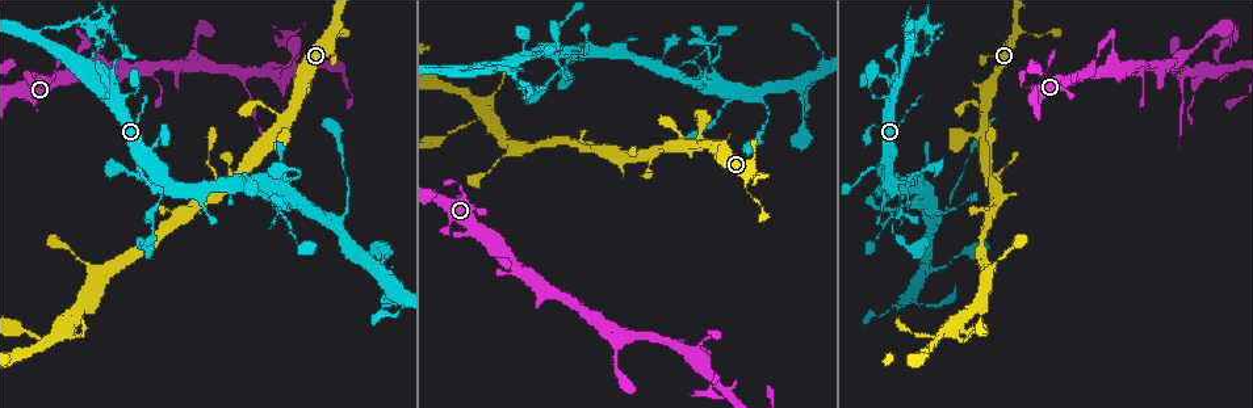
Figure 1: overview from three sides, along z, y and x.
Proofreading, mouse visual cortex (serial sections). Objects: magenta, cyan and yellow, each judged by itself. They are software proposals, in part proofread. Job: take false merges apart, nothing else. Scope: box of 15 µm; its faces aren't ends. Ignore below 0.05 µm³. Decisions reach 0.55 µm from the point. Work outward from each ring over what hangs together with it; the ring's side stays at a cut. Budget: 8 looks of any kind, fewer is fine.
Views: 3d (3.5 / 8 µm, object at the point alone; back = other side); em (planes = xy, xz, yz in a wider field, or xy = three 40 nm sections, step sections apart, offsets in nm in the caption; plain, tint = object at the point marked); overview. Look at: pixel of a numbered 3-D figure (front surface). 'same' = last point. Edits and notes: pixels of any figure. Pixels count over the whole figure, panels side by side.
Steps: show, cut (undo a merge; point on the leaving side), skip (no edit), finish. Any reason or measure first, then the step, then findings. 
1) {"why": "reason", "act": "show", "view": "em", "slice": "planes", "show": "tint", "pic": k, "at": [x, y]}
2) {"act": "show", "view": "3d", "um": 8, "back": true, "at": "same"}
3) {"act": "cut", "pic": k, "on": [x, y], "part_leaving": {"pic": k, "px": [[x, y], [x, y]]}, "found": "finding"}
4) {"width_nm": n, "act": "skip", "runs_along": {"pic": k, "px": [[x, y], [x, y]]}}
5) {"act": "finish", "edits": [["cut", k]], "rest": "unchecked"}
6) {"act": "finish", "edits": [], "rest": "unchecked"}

{"why": "calibre changes", "act": "show", "view": "3d", "um": 3.5, "back": true, "pic": 1, "at": [901, 197]}

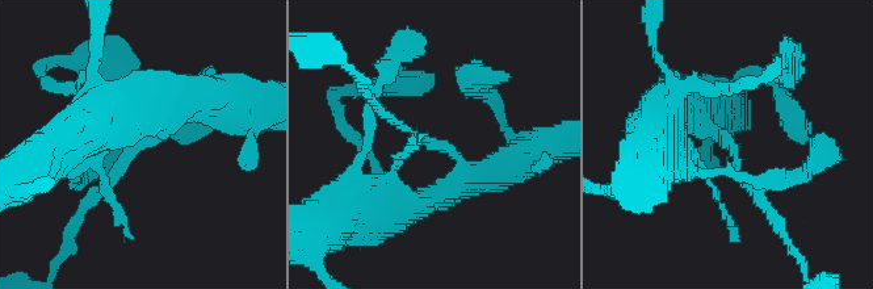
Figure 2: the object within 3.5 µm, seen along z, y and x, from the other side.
{"arm_widths_nm": [100, 300], "why": "now the EM", "act": "show", "view": "em", "slice": "planes", "show": "tint", "pic": 2, "at": [731, 144]}

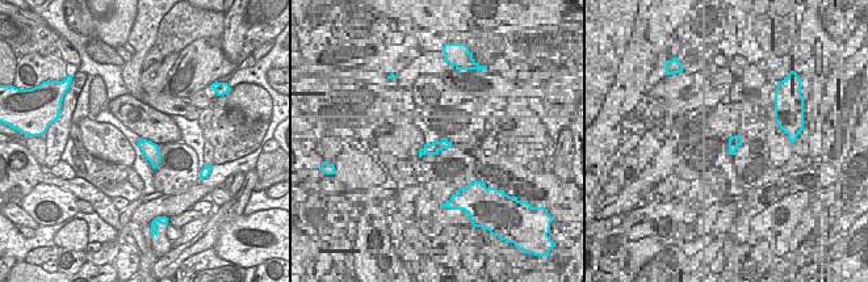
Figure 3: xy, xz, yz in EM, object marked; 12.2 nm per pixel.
{"act": "skip", "runs_along": {"pic": 2, "px": [[188, 100], [83, 209]]}, "found": "continuous, no second cell"}

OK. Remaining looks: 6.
{"why": "sudden change in width", "act": "show", "view": "3d", "um": 3.5, "back": true, "pic": 1, "at": [768, 109]}

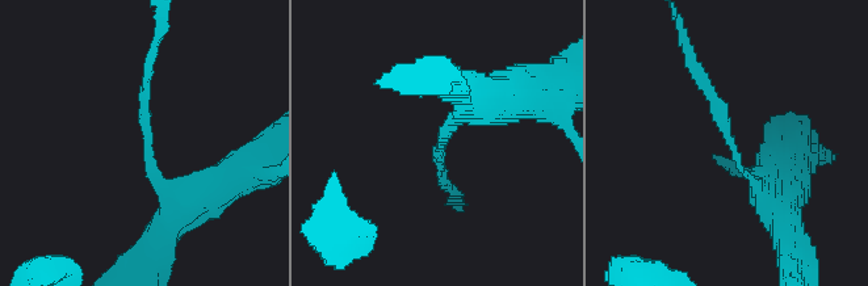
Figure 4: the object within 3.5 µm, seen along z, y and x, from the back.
{"arm_widths_nm": [150, 400], "act": "show", "view": "em", "slice": "planes", "show": "tint", "pic": 4, "at": [152, 164]}

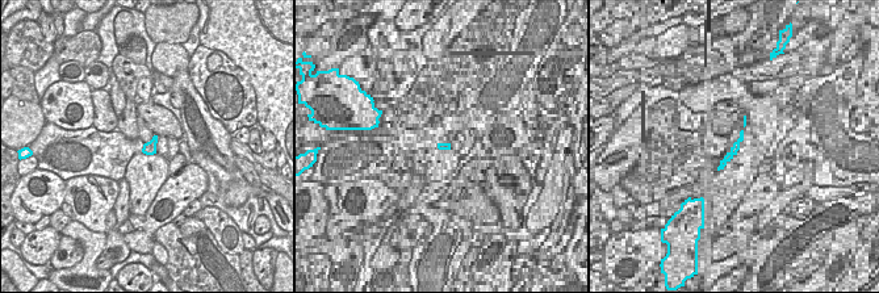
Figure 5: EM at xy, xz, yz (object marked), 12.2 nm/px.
{"act": "skip", "runs_along": {"pic": 4, "px": [[780, 192], [736, 159], [703, 83]]}, "found": "all the same cell"}

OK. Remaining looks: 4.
{"why": "calibre changes", "act": "show", "view": "3d", "um": 3.5, "pic": 1, "at": [892, 223]}

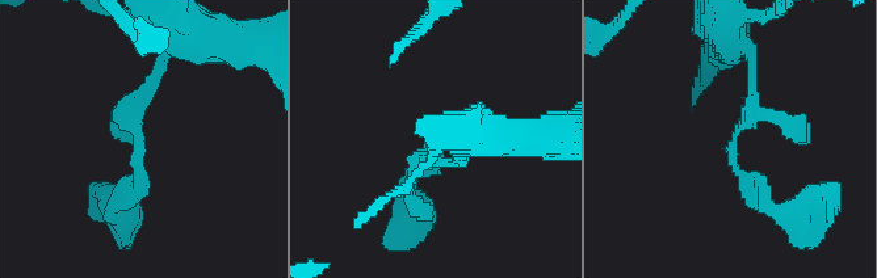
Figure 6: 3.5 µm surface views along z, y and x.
{"why": "need the tissue", "act": "show", "view": "em", "slice": "xy", "step": 5, "show": "tint", "pic": 6, "at": [735, 141]}

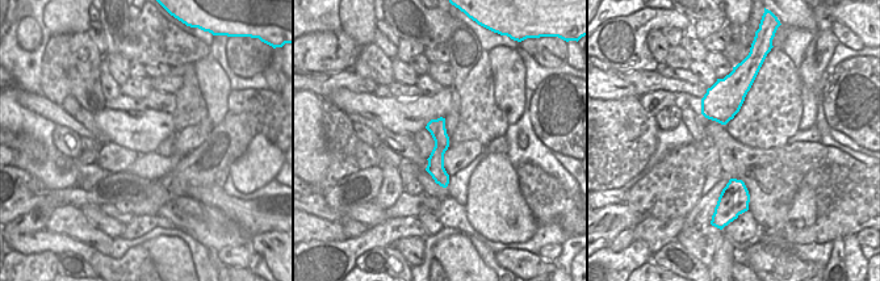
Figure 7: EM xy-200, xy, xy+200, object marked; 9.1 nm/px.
{"act": "skip", "runs_along": {"pic": 7, "px": [[440, 121], [438, 172], [444, 183]]}, "found": "all the same cell"}

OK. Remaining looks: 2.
{"act": "finish", "edits": [], "rest": "unchecked"}

